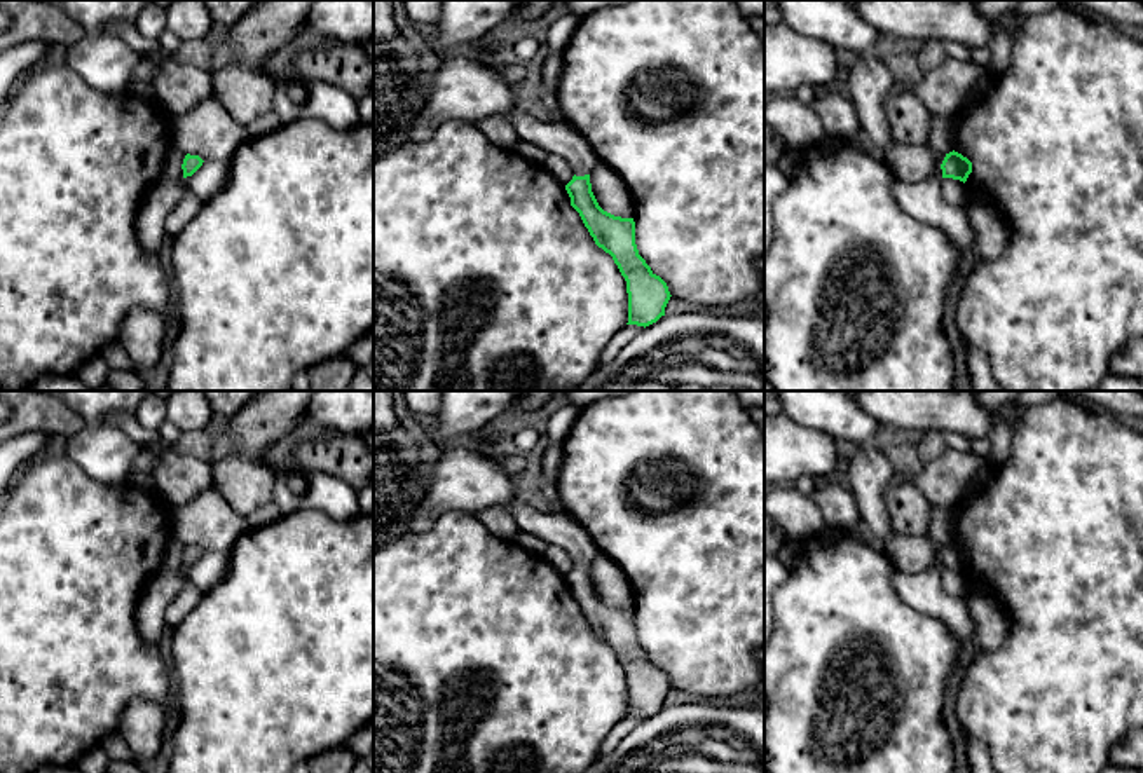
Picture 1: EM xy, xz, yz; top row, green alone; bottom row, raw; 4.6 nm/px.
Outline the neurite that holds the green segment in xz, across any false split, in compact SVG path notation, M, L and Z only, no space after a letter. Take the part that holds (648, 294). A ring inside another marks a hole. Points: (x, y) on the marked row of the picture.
M517 106L506 115L520 141L527 141L548 155L567 161L574 176L565 185L571 206L579 213L595 244L609 253L626 281L628 323L649 326L665 316L670 300L667 283L656 276L639 255L635 244L633 218L621 218L604 211L590 183L590 173L599 164L599 157L569 122L543 122Z

